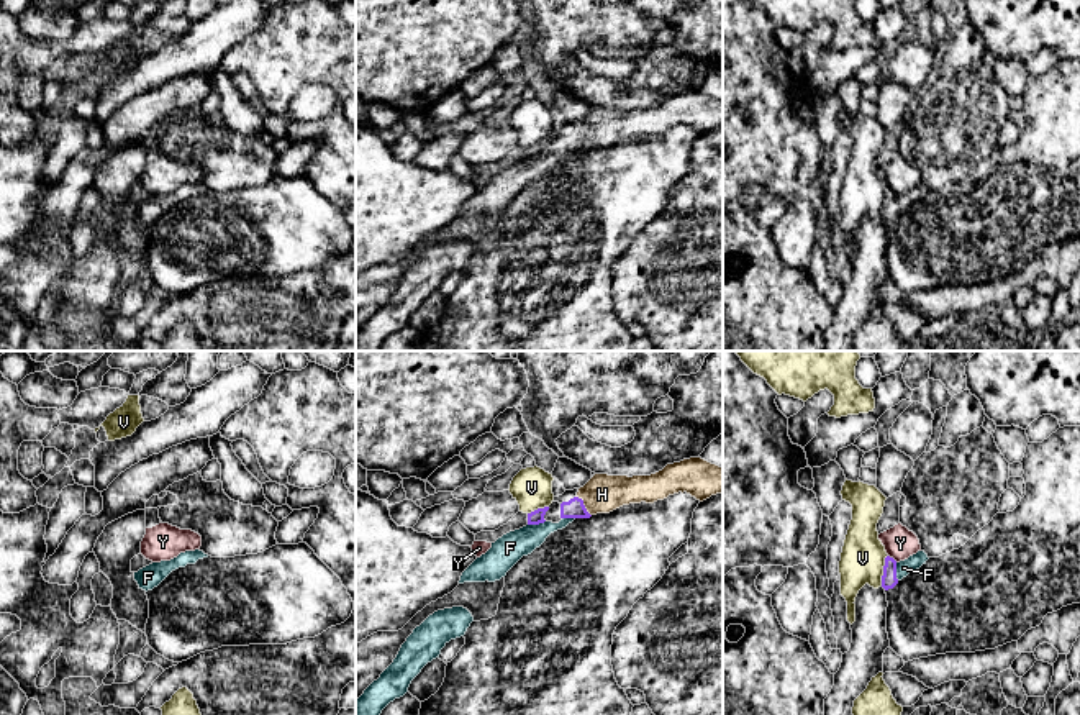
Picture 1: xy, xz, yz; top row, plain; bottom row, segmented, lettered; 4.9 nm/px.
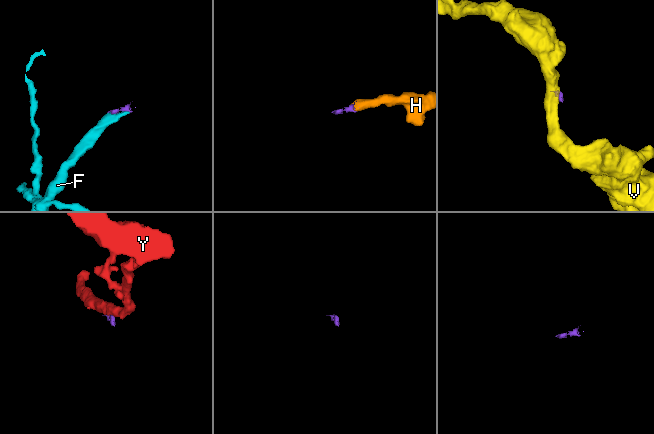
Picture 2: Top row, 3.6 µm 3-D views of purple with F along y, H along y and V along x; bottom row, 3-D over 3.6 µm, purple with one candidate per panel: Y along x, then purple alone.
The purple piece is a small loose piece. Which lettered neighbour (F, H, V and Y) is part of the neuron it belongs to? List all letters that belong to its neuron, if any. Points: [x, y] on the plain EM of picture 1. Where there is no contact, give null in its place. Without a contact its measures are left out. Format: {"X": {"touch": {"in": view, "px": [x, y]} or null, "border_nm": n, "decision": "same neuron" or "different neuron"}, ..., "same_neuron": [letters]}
{"F": {"touch": {"in": "xz", "px": [536, 156]}, "border_nm": 90, "decision": "same neuron"}, "H": {"touch": {"in": "xz", "px": [584, 138]}, "border_nm": 130, "decision": "same neuron"}, "V": {"touch": {"in": "yz", "px": [884, 202]}, "border_nm": 160, "decision": "different neuron"}, "Y": {"touch": {"in": "yz", "px": [892, 191]}, "border_nm": 60, "decision": "different neuron"}, "same_neuron": ["F", "H"]}

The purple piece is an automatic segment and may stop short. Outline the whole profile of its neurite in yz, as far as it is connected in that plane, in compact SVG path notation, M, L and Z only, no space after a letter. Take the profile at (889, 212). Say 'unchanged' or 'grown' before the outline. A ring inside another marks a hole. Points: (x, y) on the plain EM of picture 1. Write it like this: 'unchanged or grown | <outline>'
grown | M918 184L905 194L896 195L893 190L885 190L882 220L885 223L893 221L903 210L910 205L919 202L928 194L928 187L924 184Z

